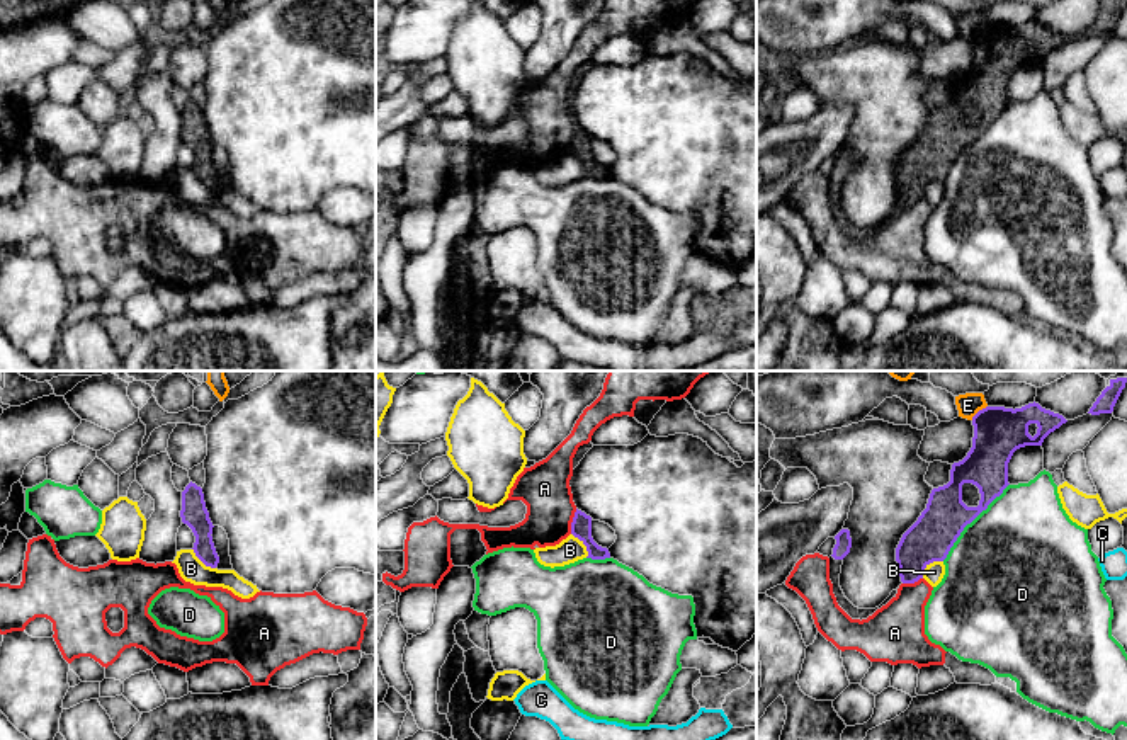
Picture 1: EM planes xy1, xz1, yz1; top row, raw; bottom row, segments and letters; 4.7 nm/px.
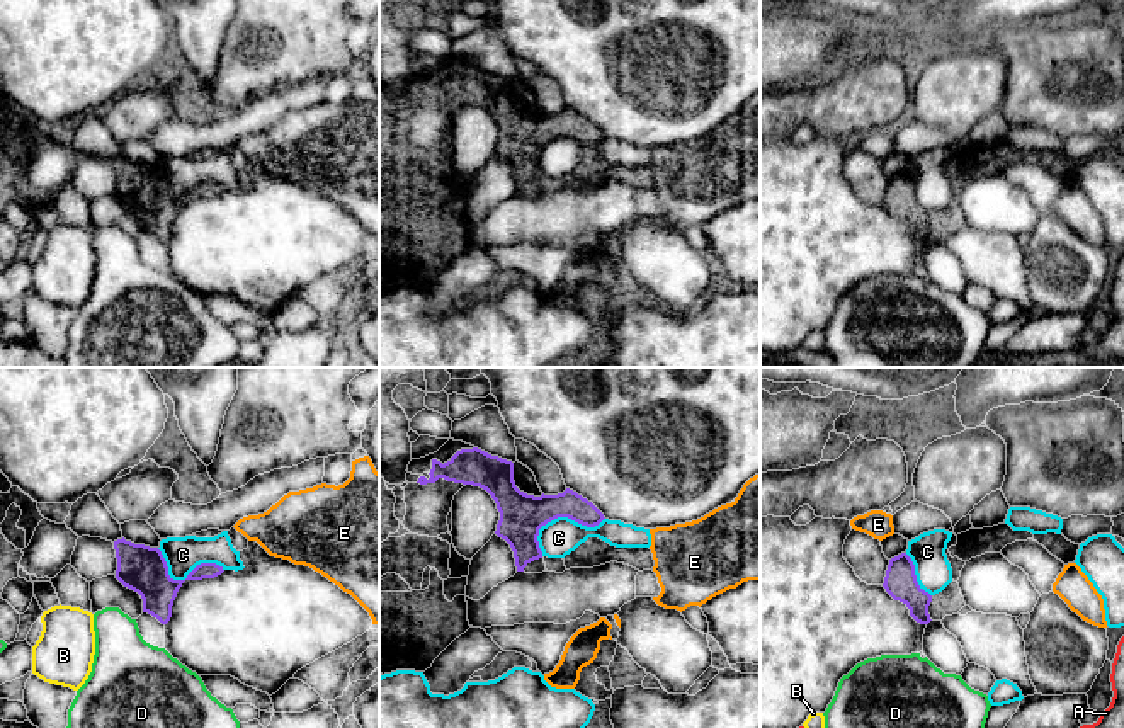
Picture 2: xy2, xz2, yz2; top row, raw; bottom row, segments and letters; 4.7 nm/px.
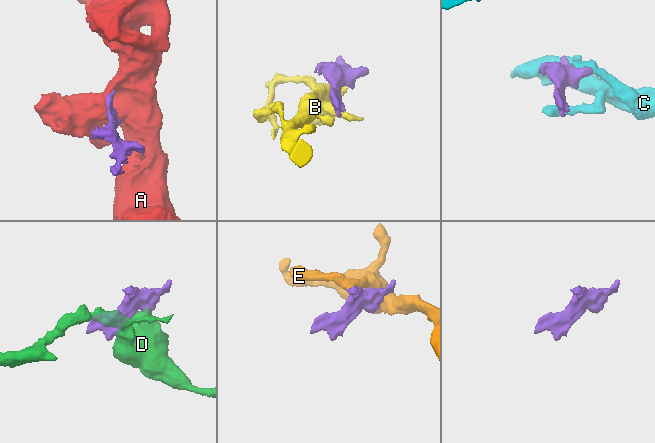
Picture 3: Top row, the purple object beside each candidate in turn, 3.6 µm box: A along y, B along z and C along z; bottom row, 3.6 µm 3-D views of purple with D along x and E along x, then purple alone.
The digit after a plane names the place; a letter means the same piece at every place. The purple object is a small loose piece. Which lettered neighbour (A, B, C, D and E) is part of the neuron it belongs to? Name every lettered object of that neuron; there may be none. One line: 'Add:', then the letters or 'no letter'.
Add: no letter

